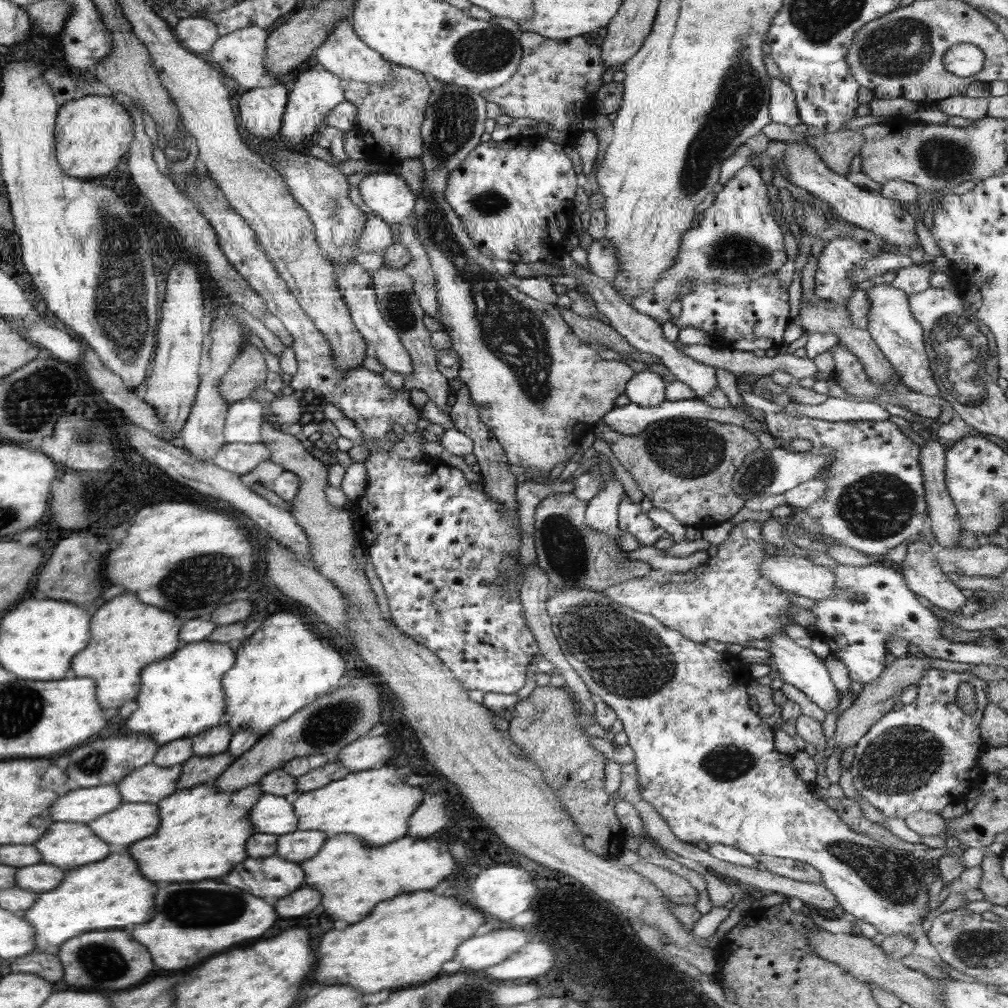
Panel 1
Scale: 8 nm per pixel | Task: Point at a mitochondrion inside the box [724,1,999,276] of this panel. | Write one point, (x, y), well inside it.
(895, 48)

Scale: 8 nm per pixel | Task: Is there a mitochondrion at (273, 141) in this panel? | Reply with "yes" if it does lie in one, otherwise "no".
no

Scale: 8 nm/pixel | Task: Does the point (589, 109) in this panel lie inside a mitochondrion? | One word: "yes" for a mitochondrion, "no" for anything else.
no

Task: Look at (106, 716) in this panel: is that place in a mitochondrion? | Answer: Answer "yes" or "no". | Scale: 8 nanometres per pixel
no

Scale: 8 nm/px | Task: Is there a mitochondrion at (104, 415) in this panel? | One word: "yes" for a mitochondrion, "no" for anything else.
no

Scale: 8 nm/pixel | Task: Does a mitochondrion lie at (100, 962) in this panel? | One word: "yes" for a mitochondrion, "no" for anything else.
yes

